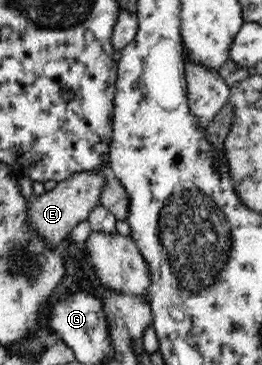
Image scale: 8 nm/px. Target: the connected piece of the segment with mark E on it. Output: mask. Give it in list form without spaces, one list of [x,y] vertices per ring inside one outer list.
[[[107,166],[106,169],[100,169],[100,171],[78,171],[64,182],[58,182],[49,192],[45,191],[29,199],[27,217],[30,228],[38,236],[42,236],[50,248],[58,246],[60,242],[66,240],[74,227],[88,220],[90,212],[99,204],[108,170]]]

